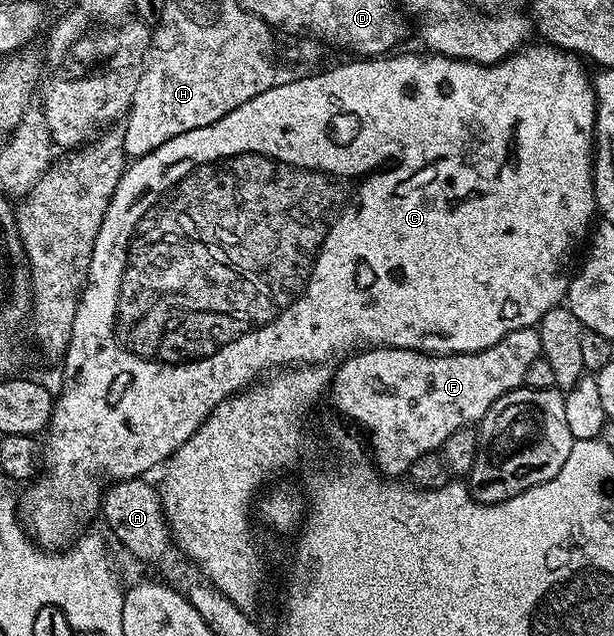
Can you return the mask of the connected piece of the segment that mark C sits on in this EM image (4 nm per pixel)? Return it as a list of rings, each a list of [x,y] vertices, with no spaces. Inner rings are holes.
[[[528,45],[519,51],[515,51],[514,54],[509,55],[507,59],[500,63],[489,64],[467,63],[465,59],[451,59],[445,55],[431,53],[423,53],[424,55],[396,55],[400,53],[392,53],[387,57],[360,57],[352,61],[356,63],[338,64],[333,71],[320,71],[317,75],[308,75],[305,79],[292,79],[289,83],[277,82],[275,87],[266,89],[266,93],[258,93],[258,97],[246,101],[246,105],[238,105],[238,109],[234,109],[226,117],[214,121],[214,125],[206,125],[202,129],[190,129],[190,133],[178,133],[178,137],[170,137],[170,141],[166,141],[166,145],[158,145],[158,149],[133,158],[125,166],[124,176],[118,181],[118,189],[114,189],[112,200],[106,209],[102,225],[98,229],[98,237],[94,241],[94,253],[90,261],[92,286],[80,292],[80,304],[74,317],[72,336],[68,342],[68,350],[62,356],[64,384],[60,387],[60,393],[58,391],[55,396],[52,419],[49,420],[46,434],[42,439],[43,470],[39,472],[35,482],[28,485],[33,485],[33,487],[26,488],[24,496],[19,496],[18,499],[18,514],[25,528],[39,546],[45,549],[60,549],[69,544],[77,534],[76,526],[80,523],[80,511],[84,515],[92,515],[95,511],[97,514],[101,510],[102,488],[105,486],[104,479],[108,479],[107,481],[139,479],[145,473],[148,473],[144,471],[152,471],[156,466],[159,468],[161,465],[167,464],[170,456],[199,429],[202,421],[206,421],[209,413],[222,401],[226,401],[229,395],[238,395],[241,391],[253,386],[259,380],[256,378],[259,377],[260,371],[268,371],[271,367],[288,369],[293,365],[324,365],[329,362],[328,358],[331,355],[336,355],[339,351],[344,351],[343,353],[351,352],[357,345],[397,347],[398,349],[410,349],[411,351],[425,351],[427,355],[474,353],[502,341],[502,337],[506,337],[511,331],[517,331],[523,327],[536,327],[540,319],[546,317],[546,313],[550,313],[550,309],[559,307],[565,302],[570,275],[569,272],[564,272],[564,262],[567,261],[568,254],[572,251],[572,242],[575,239],[582,238],[584,234],[584,238],[589,234],[590,228],[593,226],[592,214],[595,216],[598,211],[596,190],[592,184],[594,134],[596,131],[596,89],[590,75],[588,79],[588,71],[583,67],[585,64],[577,56],[561,51],[559,47],[549,45],[532,46]],[[228,151],[260,151],[260,155],[264,155],[264,167],[268,167],[268,171],[260,171],[260,159],[256,159],[256,163],[252,163],[252,155],[248,155],[248,235],[252,235],[252,219],[256,219],[256,235],[324,235],[324,259],[320,259],[320,267],[316,267],[316,279],[312,279],[312,287],[308,287],[308,295],[304,295],[304,299],[300,299],[300,303],[296,303],[296,307],[292,307],[292,311],[288,311],[288,315],[284,315],[284,319],[280,319],[280,323],[272,323],[272,327],[264,327],[264,331],[256,331],[256,335],[248,335],[248,339],[240,339],[240,343],[232,343],[232,347],[224,347],[224,351],[220,351],[220,355],[216,355],[216,359],[208,359],[208,363],[196,363],[196,367],[152,367],[152,363],[140,363],[140,359],[132,359],[132,355],[124,355],[124,351],[112,351],[112,307],[116,307],[116,283],[120,283],[120,267],[124,267],[124,239],[128,239],[128,231],[132,231],[132,223],[136,223],[136,219],[140,219],[140,211],[144,211],[144,207],[148,207],[148,203],[152,203],[152,199],[156,199],[156,195],[160,195],[160,187],[164,187],[164,183],[172,183],[172,179],[176,179],[176,175],[184,175],[184,171],[188,171],[188,167],[192,167],[192,163],[204,163],[204,159],[212,159],[212,155],[228,155]]]

